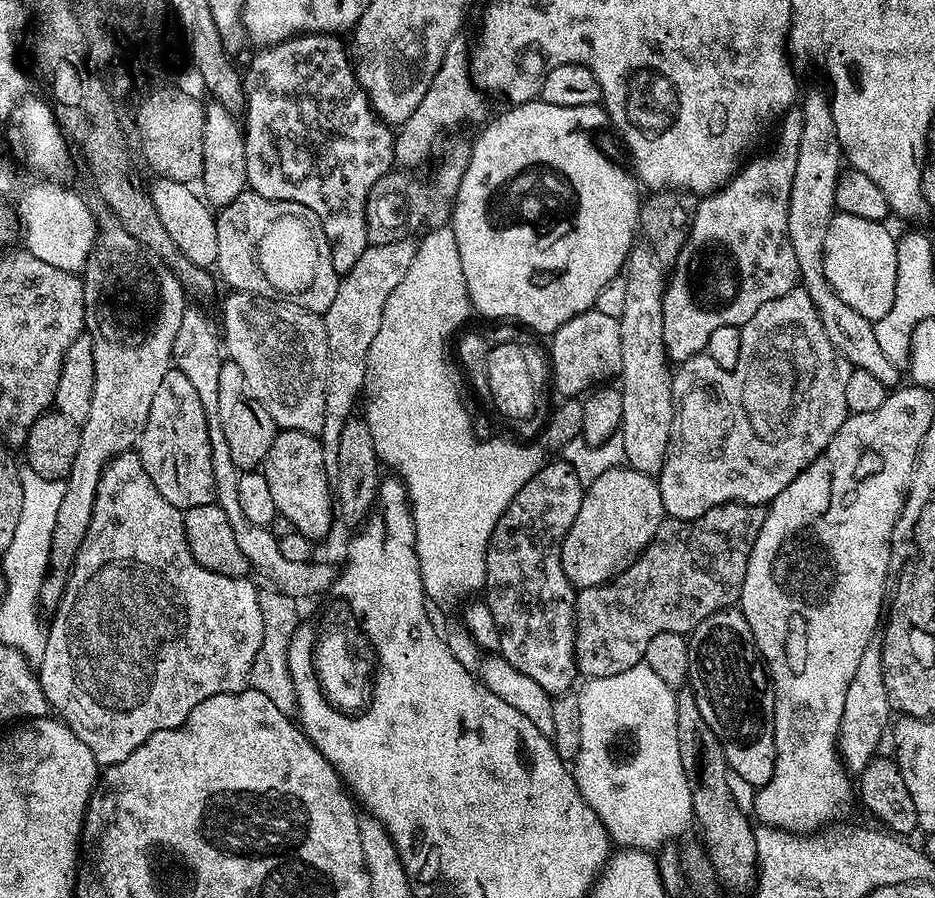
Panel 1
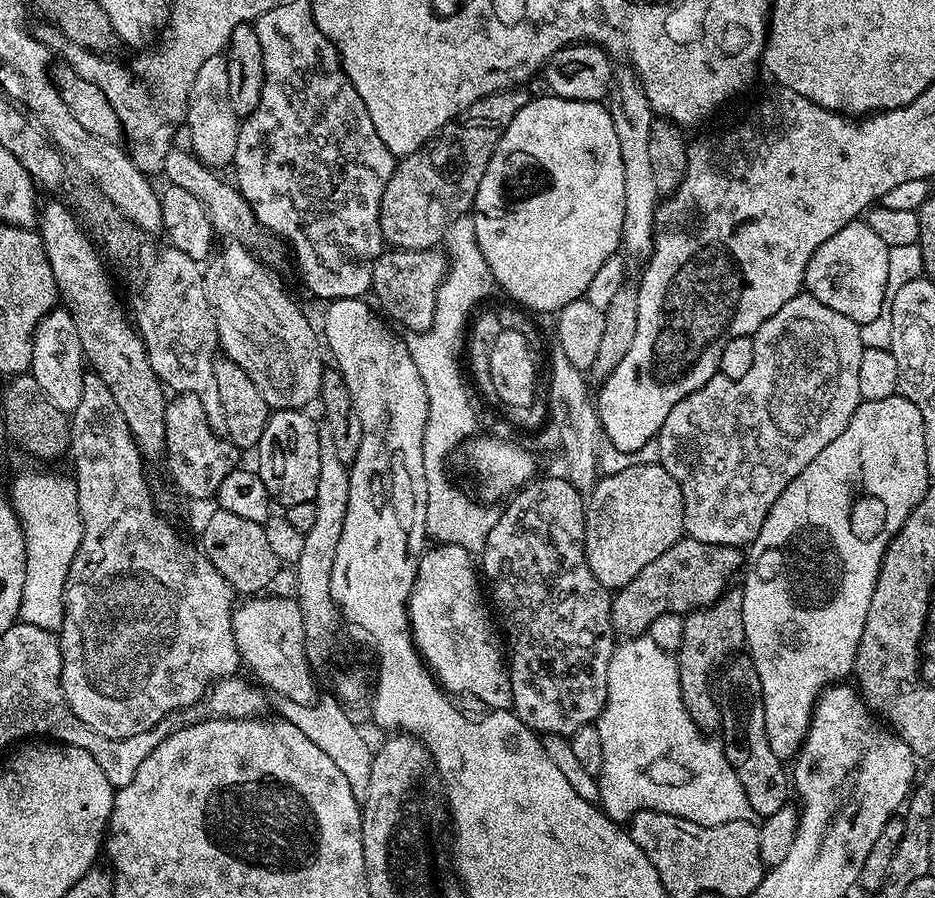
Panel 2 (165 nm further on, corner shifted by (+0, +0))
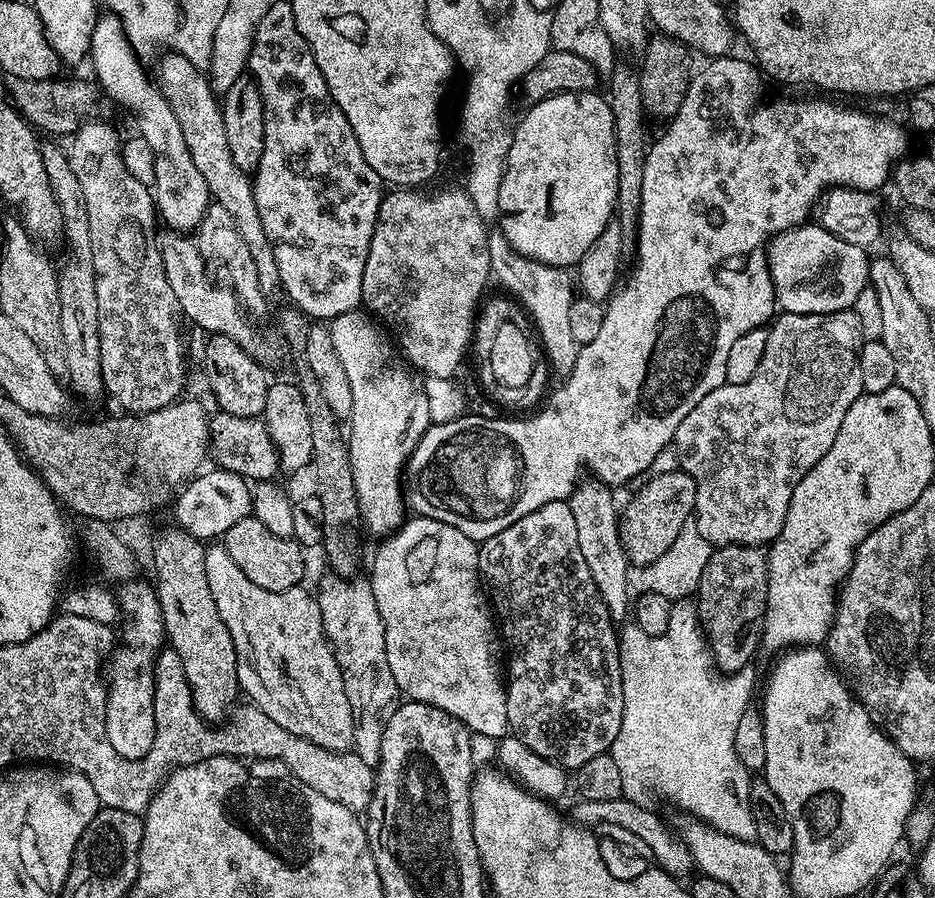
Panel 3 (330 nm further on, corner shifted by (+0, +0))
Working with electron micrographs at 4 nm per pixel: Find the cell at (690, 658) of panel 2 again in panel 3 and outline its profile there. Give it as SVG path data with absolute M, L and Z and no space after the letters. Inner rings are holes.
M754 544L716 548L702 572L698 607L716 667L725 674L749 667L753 663L752 655L761 651L764 642L764 620L768 610L767 551Z

